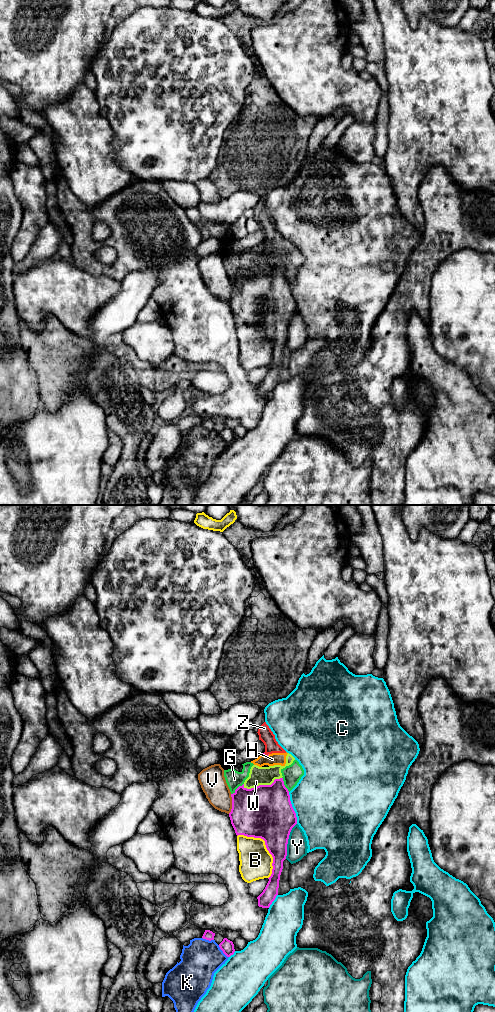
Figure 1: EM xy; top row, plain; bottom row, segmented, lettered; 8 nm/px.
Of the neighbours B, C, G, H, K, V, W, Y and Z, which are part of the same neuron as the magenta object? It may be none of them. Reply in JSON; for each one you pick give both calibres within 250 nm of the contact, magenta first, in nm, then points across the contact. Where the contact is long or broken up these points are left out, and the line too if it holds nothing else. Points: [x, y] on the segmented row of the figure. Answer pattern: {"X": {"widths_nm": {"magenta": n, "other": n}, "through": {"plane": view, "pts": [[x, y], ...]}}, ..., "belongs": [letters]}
{"belongs": []}

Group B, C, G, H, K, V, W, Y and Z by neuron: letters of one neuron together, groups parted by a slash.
B / C / G H W Z / K / V / Y

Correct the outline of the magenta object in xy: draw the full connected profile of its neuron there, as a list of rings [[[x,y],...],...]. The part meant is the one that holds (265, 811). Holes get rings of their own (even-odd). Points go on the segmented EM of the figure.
[[[280,778],[271,785],[259,785],[251,789],[245,788],[243,784],[231,797],[229,817],[236,835],[263,839],[273,857],[272,874],[265,889],[257,897],[259,907],[269,908],[278,895],[289,835],[297,824],[289,791],[283,778]]]

